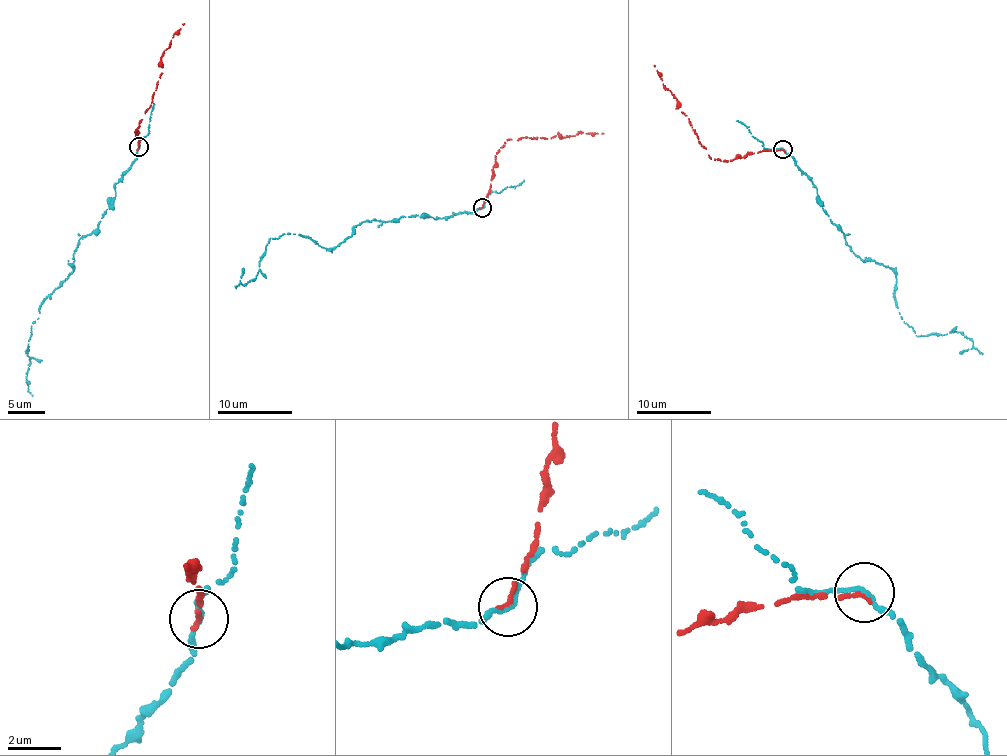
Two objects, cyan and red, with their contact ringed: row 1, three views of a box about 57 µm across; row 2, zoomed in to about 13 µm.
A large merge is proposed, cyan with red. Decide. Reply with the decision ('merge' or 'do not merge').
merge

